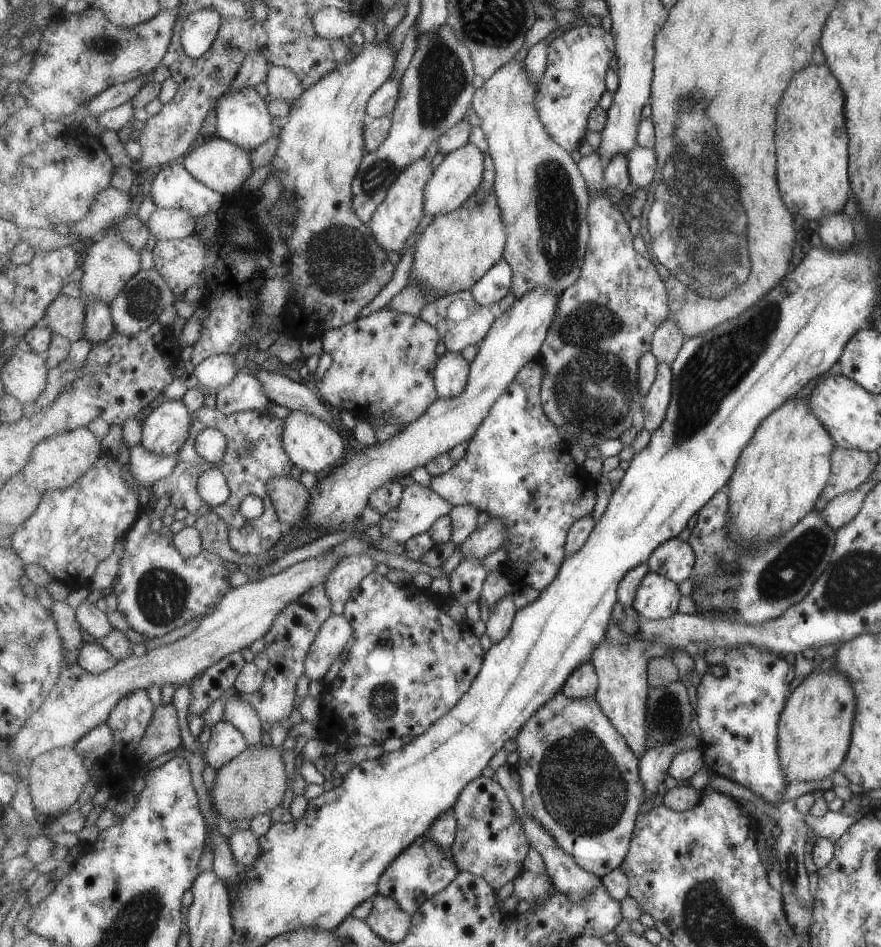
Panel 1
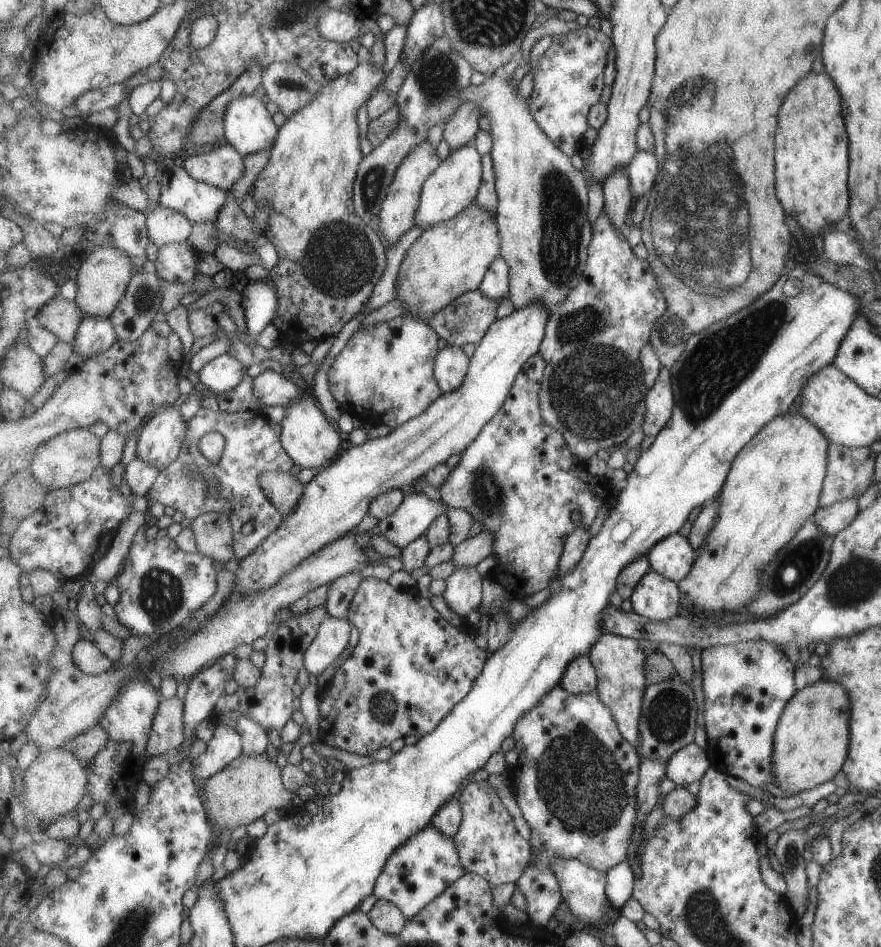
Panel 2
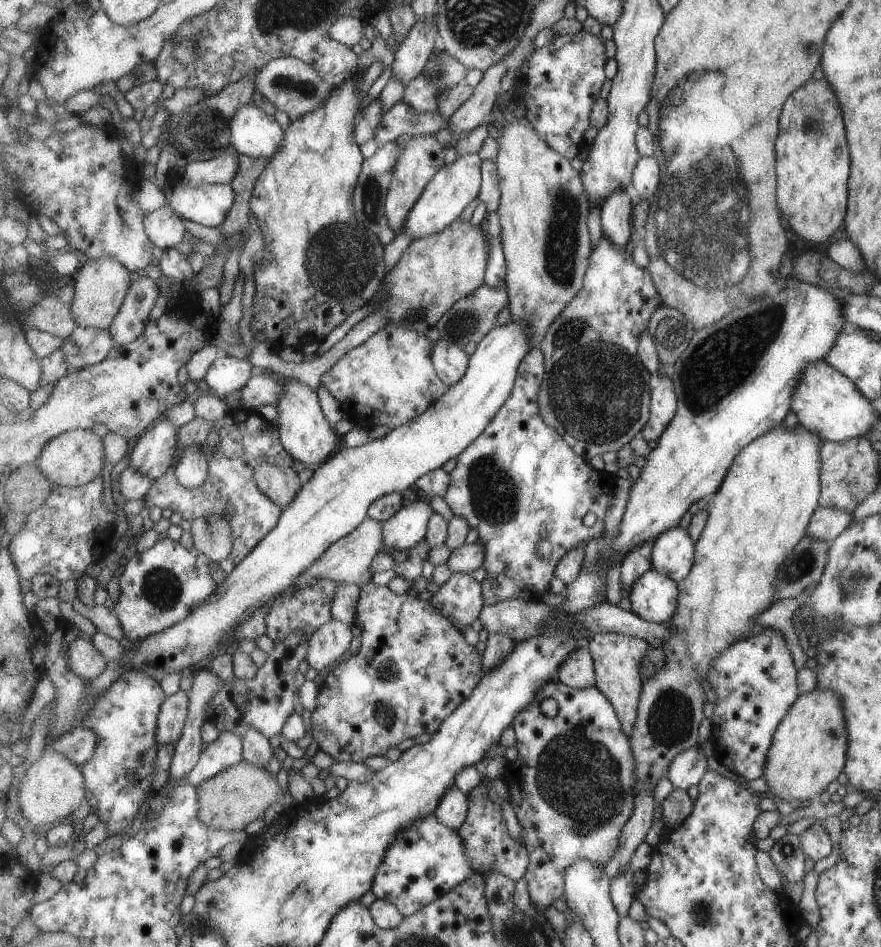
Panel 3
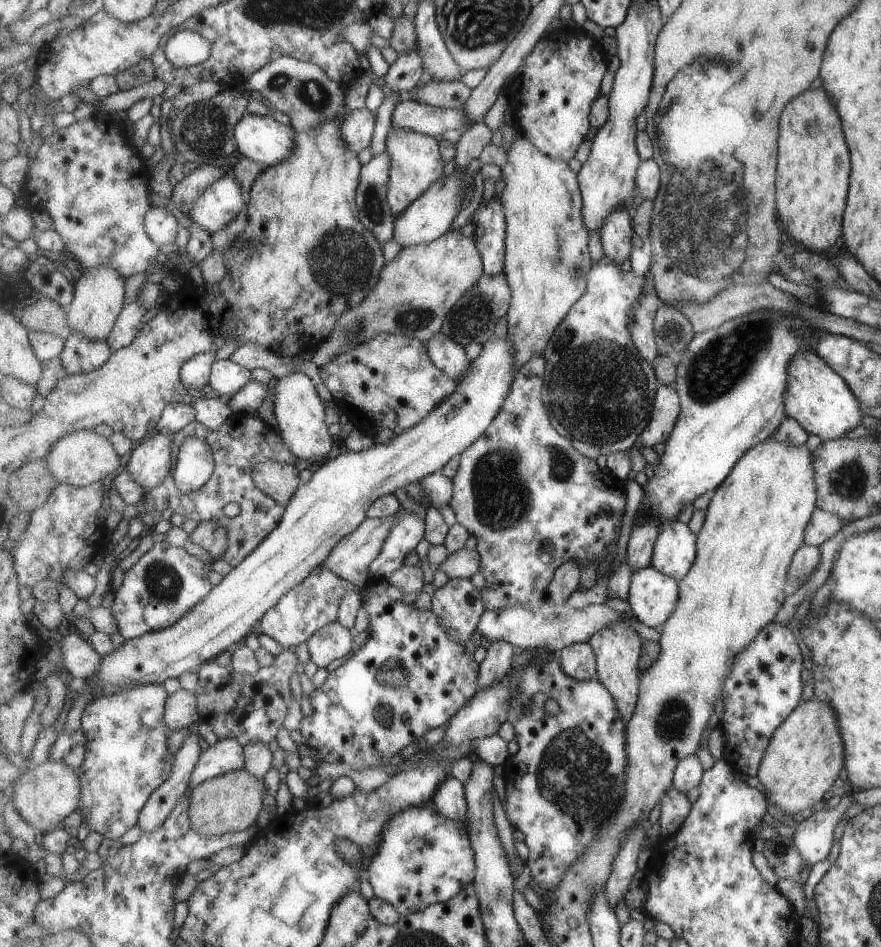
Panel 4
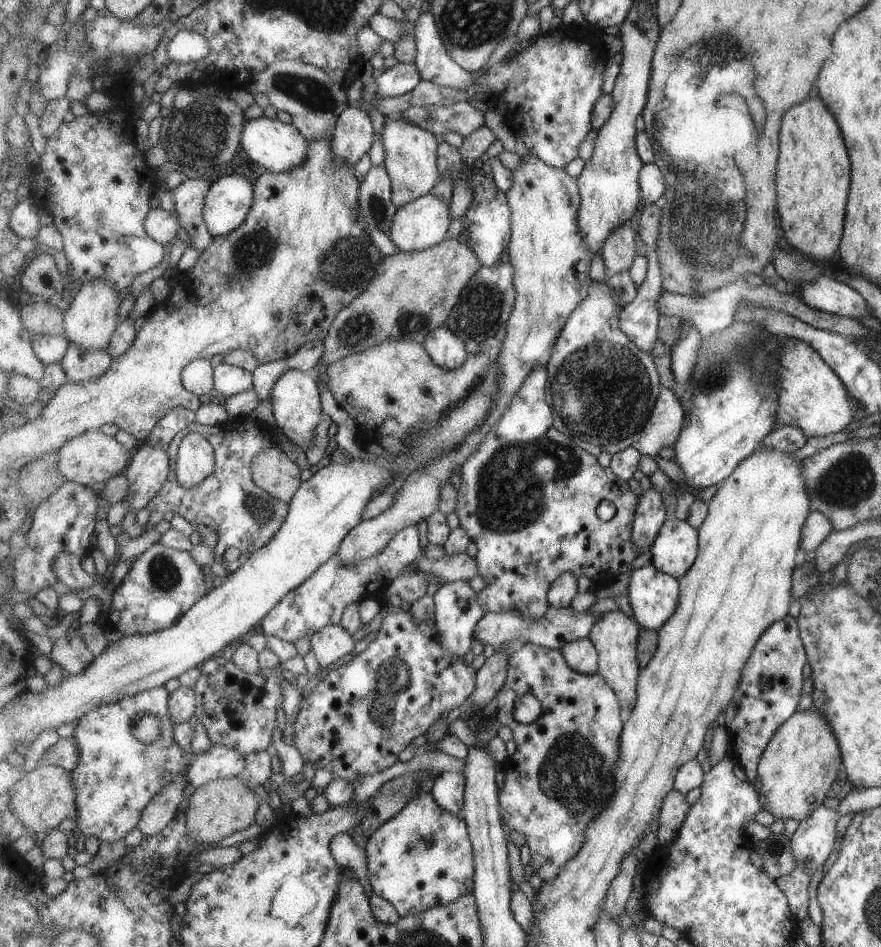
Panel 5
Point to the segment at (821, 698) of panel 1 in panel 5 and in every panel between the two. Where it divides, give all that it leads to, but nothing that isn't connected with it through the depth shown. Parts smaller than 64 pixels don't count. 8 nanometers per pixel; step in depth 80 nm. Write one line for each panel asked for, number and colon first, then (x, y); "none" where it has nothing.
2: (812, 741)
3: (809, 748)
4: (804, 757)
5: (796, 770)

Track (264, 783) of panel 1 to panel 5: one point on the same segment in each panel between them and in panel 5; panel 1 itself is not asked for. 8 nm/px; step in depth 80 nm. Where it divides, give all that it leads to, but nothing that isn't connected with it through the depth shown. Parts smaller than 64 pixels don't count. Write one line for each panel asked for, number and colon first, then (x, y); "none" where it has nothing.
2: (243, 792)
3: (234, 798)
4: (232, 802)
5: (219, 808)

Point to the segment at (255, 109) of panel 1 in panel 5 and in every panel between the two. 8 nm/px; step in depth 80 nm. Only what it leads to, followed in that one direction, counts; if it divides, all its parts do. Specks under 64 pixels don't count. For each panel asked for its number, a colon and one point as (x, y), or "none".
2: (249, 124)
3: (255, 133)
4: (259, 137)
5: (279, 147)

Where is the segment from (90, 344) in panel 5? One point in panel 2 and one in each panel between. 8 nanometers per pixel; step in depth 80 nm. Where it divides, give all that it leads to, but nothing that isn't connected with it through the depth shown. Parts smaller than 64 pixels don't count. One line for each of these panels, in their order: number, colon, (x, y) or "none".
2: (104, 276)
3: (102, 285)
4: (99, 298)

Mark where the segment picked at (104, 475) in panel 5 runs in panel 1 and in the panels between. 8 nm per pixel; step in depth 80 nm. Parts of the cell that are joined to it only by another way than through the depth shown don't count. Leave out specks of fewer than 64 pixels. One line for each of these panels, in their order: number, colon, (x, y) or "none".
1: (59, 462)
2: (66, 460)
3: (75, 458)
4: (82, 458)

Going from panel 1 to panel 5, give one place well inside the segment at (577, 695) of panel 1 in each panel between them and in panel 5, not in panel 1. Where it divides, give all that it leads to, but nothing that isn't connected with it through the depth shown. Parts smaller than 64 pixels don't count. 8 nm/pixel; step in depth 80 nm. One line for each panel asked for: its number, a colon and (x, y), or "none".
2: (581, 676)
3: (578, 670)
4: (579, 660)
5: (582, 655)

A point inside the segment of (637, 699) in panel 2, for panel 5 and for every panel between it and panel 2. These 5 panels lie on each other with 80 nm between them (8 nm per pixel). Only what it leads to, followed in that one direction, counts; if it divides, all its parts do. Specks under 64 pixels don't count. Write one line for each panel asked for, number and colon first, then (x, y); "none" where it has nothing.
3: (618, 658)
4: (618, 648)
5: (616, 635)

